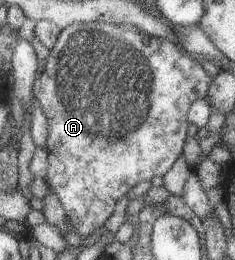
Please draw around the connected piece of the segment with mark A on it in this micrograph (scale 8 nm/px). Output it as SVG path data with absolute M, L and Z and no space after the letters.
M89 22L74 23L59 30L56 41L48 51L46 64L43 71L34 79L32 83L32 97L37 100L47 122L46 148L48 157L48 168L44 182L48 189L59 200L65 215L70 221L71 227L77 231L81 239L89 237L91 233L103 232L102 225L105 220L113 213L115 202L123 197L134 185L140 181L150 180L158 175L161 177L173 162L182 154L183 144L187 137L188 119L186 118L189 106L196 99L206 96L207 88L211 83L212 77L199 65L197 60L189 57L188 53L179 49L175 42L157 36L147 35L138 30L134 25L115 25L112 23Z

